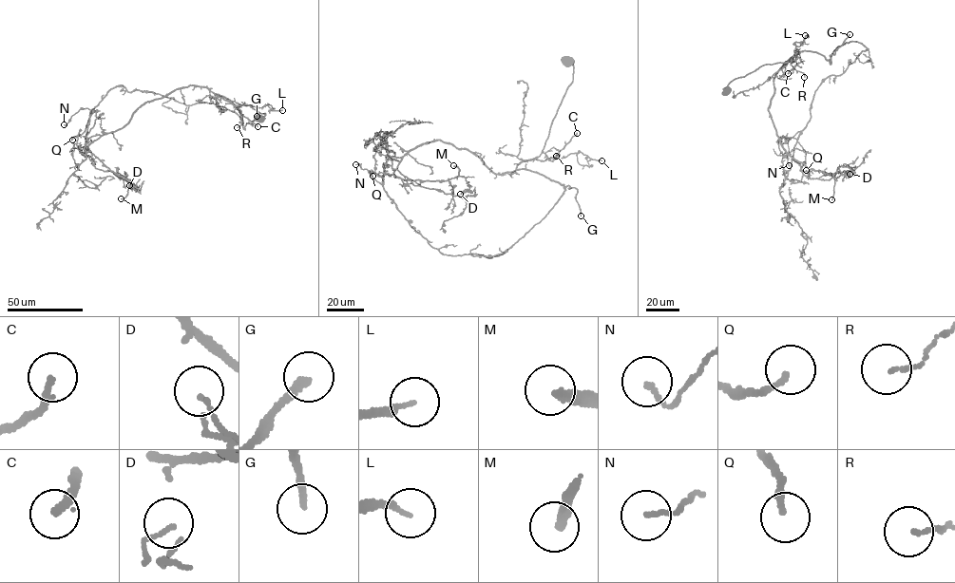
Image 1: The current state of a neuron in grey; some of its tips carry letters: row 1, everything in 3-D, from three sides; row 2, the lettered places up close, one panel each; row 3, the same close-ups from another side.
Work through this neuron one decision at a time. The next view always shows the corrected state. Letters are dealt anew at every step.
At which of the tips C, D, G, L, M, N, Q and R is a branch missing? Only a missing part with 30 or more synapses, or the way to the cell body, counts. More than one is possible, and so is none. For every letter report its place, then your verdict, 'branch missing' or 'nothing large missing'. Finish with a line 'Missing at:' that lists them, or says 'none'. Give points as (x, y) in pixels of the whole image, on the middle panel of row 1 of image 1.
C: place (577, 133); branch missing
D: place (460, 194); nothing large missing
G: place (581, 216); branch missing
L: place (601, 160); branch missing
M: place (453, 165); branch missing
N: place (355, 164); nothing large missing
Q: place (372, 176); nothing large missing
R: place (556, 156); nothing large missing
Missing at: C, G, L, M

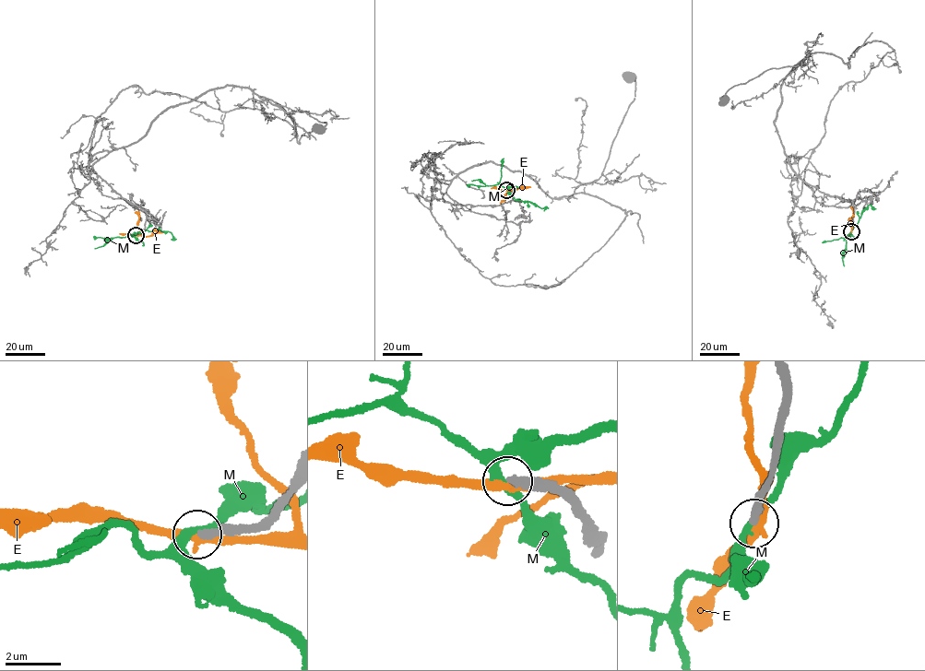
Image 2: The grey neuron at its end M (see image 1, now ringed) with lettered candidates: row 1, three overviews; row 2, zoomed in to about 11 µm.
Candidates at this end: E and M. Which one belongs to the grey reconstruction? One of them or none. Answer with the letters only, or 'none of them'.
none of them

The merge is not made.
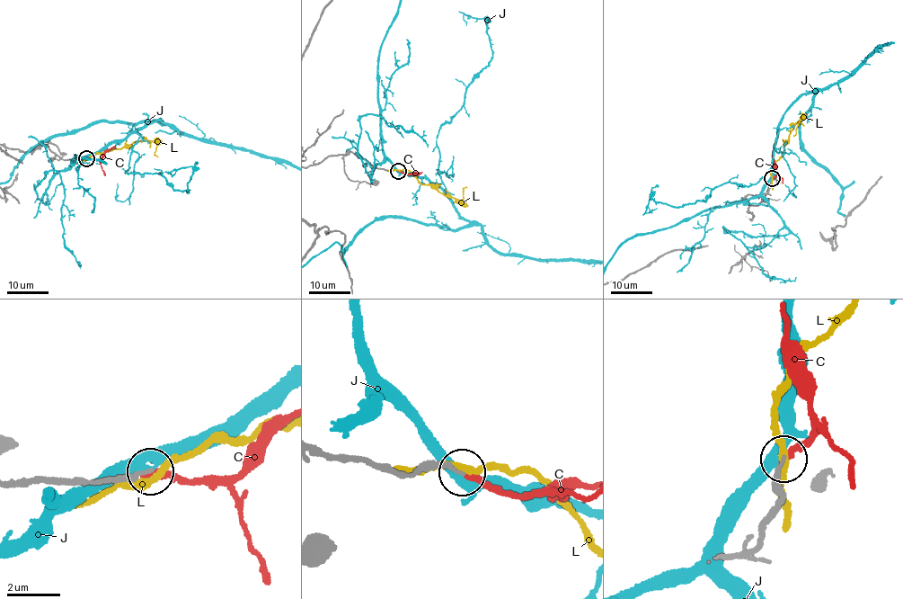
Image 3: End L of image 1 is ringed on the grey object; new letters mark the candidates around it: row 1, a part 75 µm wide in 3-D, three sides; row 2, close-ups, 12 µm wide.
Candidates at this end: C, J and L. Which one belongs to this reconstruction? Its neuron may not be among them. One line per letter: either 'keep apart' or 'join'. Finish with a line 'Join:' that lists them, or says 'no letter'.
C: join
J: keep apart
L: keep apart
Join: C

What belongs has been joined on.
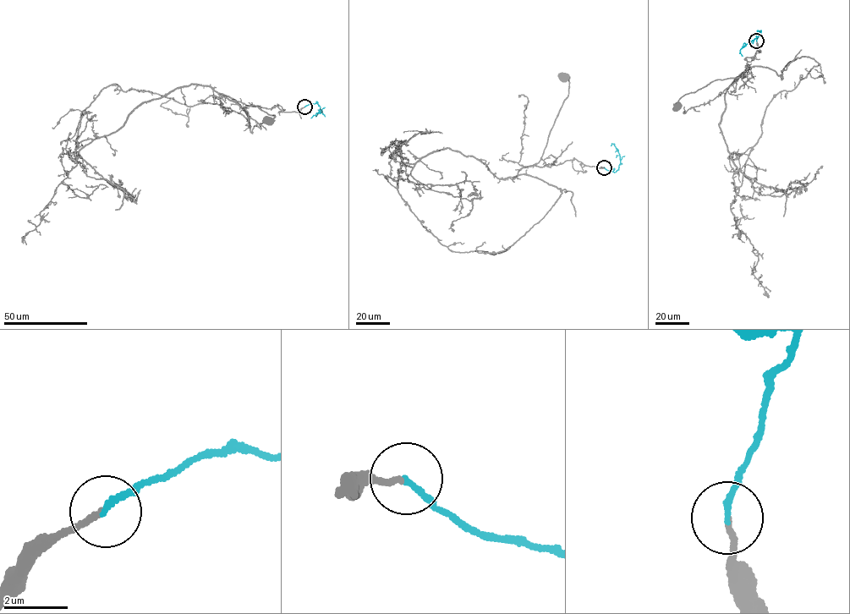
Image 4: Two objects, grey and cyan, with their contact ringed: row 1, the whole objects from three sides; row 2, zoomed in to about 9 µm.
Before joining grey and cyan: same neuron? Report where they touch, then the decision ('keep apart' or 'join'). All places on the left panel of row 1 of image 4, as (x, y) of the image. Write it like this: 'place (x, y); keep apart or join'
place (304, 106); join

